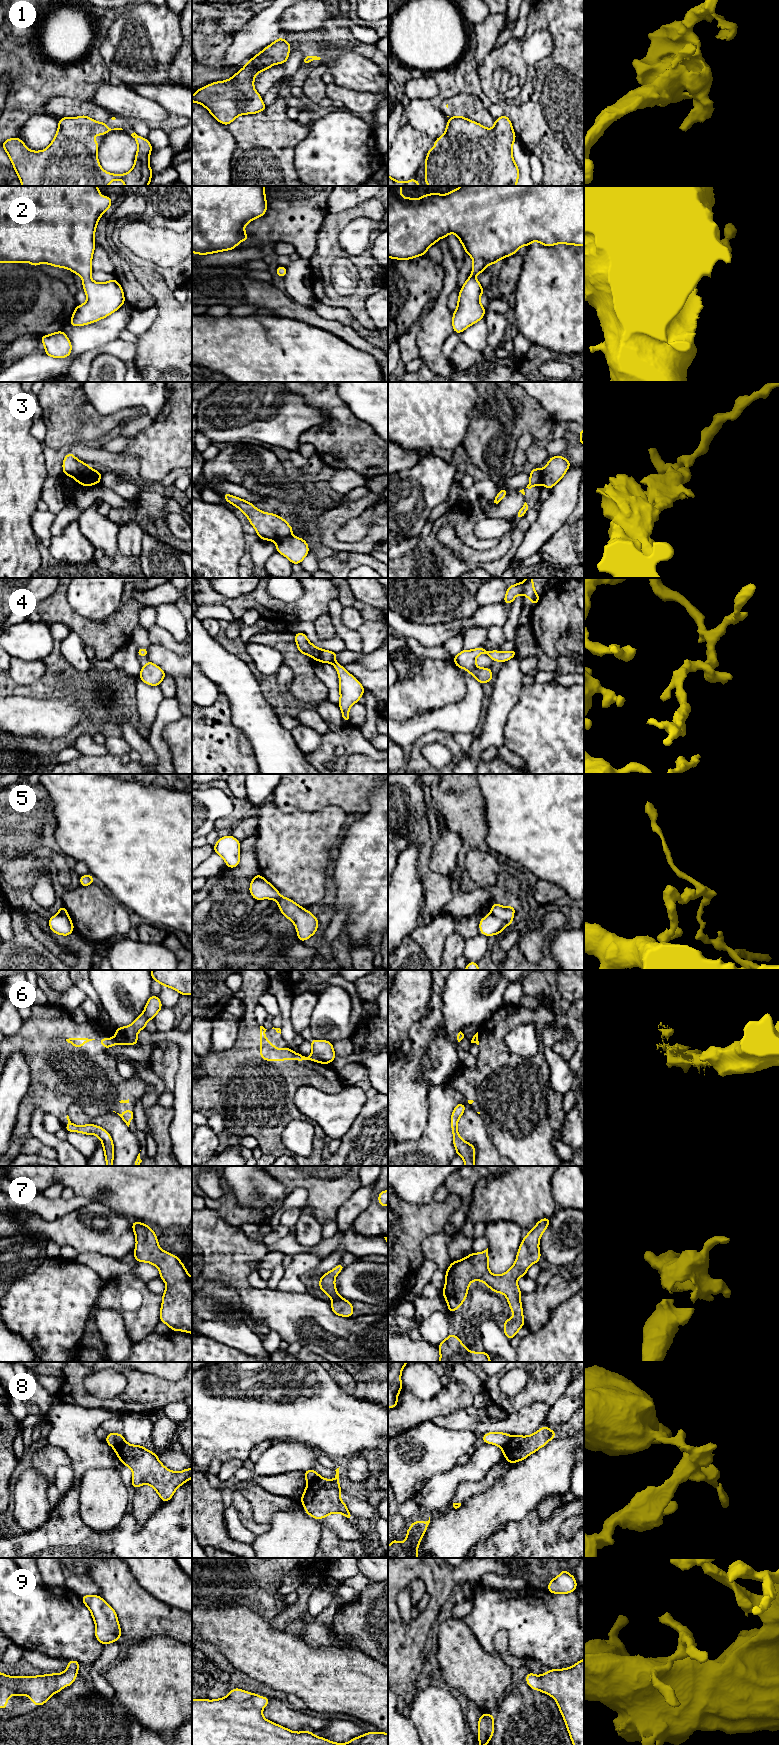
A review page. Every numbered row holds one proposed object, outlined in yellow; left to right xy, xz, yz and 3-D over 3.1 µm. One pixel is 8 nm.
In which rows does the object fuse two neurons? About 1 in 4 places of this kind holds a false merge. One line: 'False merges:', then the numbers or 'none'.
False merges: 1, 3, 5, 6, 8

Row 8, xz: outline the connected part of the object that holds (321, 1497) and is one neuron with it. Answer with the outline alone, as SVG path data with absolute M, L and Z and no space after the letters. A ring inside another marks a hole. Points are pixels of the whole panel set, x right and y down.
M339 1468L335 1470L334 1480L320 1476L308 1483L300 1498L305 1512L316 1520L321 1520L332 1513L341 1513L348 1521L353 1517L346 1504L340 1499L342 1488L338 1481Z

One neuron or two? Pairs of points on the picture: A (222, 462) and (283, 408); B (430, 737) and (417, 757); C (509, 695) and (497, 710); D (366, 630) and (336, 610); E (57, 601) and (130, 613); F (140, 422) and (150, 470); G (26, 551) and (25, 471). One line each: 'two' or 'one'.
A: two
B: one
C: one
D: two
E: one
F: two
G: one

